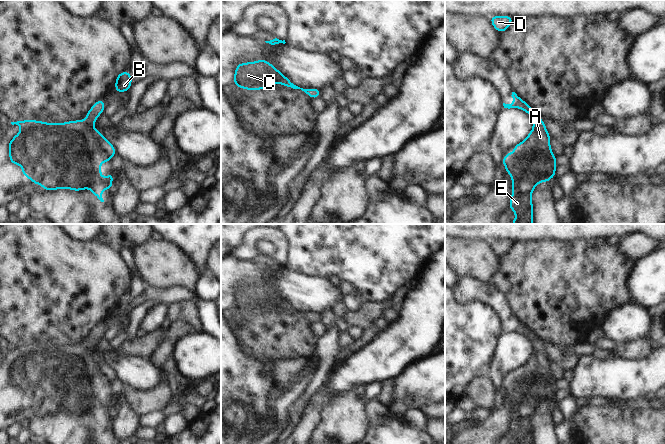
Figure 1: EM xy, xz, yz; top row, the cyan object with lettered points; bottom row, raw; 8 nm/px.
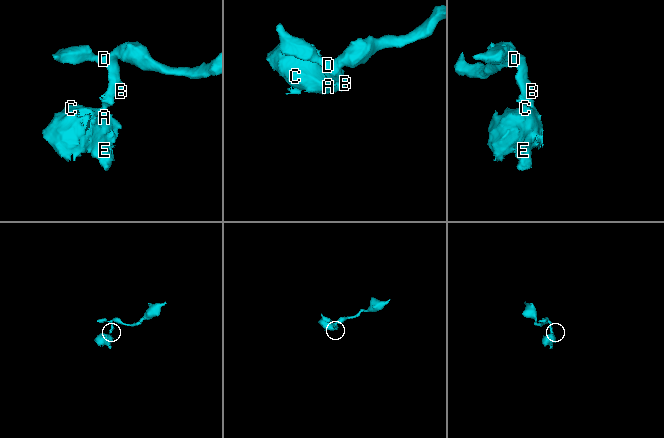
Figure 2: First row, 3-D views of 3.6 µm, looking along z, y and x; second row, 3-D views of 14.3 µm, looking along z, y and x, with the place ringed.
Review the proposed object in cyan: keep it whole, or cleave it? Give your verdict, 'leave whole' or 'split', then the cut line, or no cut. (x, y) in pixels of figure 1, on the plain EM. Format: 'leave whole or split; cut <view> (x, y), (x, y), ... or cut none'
leave whole; cut none

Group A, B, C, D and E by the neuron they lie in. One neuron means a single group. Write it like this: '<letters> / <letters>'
A B C D E

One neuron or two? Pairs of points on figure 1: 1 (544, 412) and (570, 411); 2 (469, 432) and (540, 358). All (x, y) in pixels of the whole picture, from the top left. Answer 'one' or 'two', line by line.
1: two
2: one

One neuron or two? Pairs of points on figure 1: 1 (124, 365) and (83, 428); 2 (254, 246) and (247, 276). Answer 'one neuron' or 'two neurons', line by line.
1: two neurons
2: two neurons

